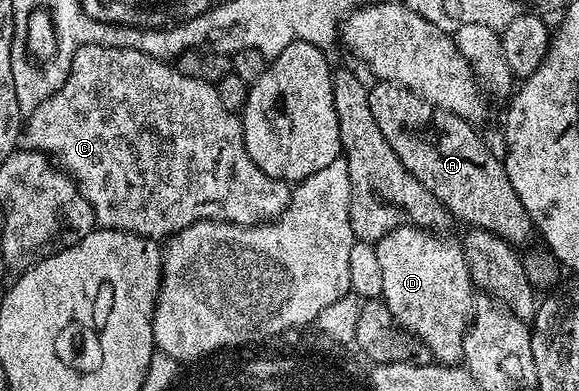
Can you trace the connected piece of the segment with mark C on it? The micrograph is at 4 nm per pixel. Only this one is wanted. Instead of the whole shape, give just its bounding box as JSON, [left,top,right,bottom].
[25,45,292,239]

